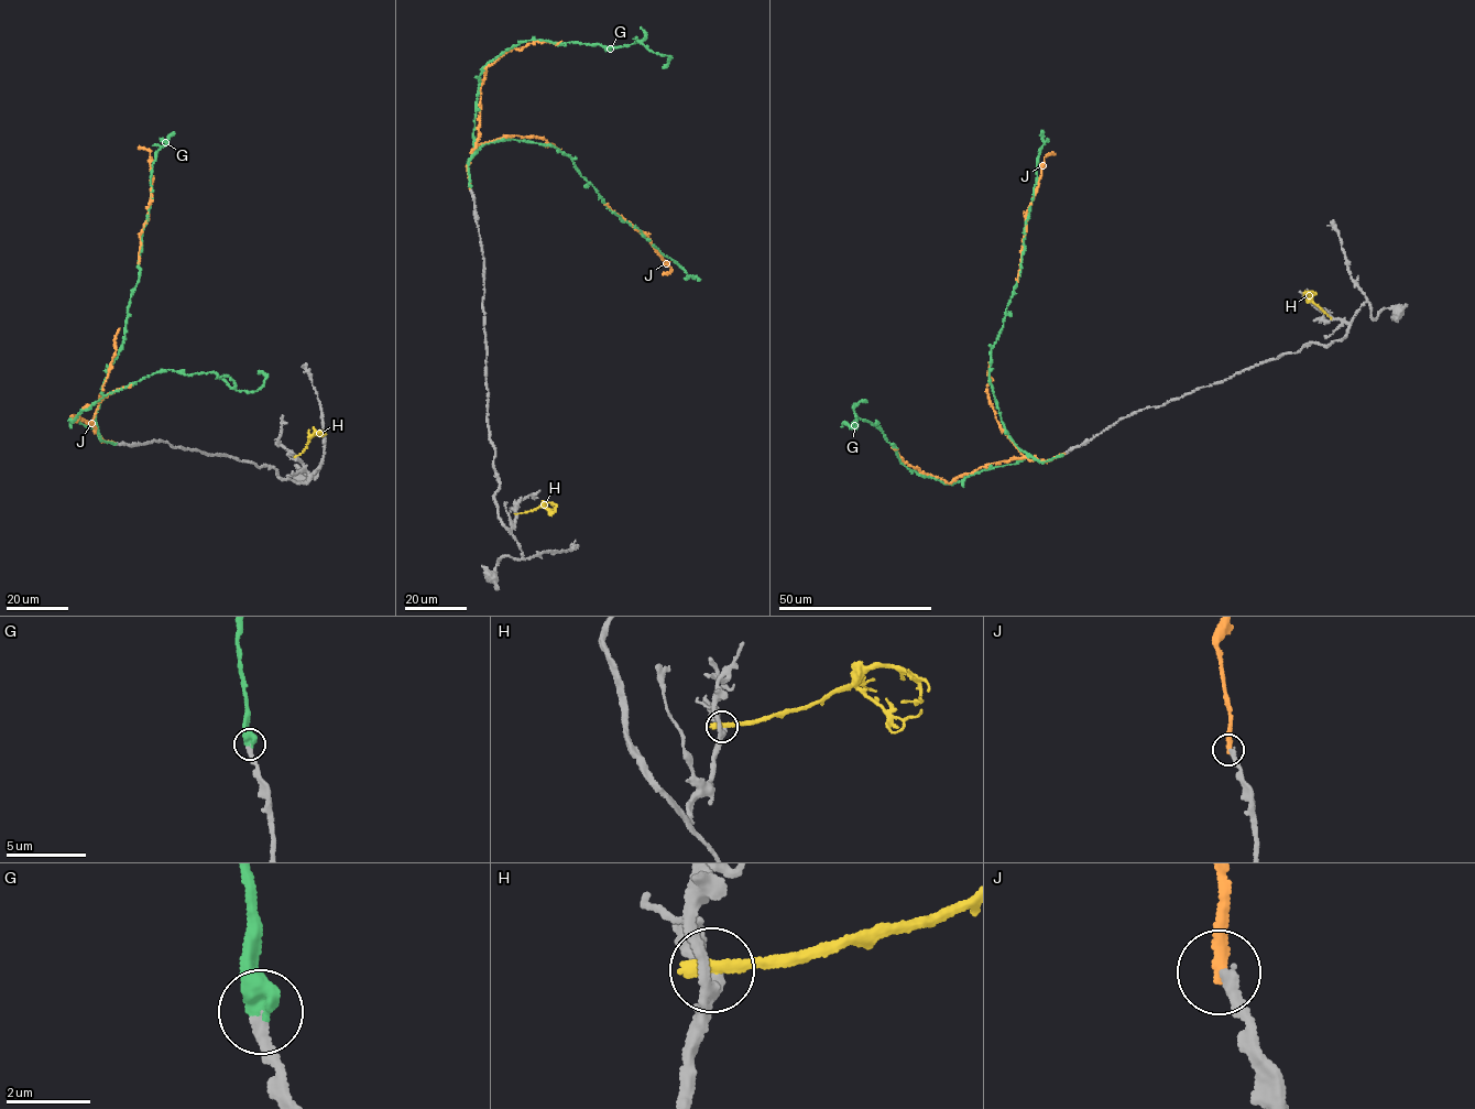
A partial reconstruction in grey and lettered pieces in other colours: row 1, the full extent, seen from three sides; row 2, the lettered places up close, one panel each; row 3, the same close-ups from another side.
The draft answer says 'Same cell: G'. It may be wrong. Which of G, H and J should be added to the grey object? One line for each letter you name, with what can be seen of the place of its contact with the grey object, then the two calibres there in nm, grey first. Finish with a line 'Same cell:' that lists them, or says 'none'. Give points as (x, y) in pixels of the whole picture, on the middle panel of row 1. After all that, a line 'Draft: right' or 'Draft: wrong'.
G: contact (470, 186); calibres 280 and 550 nm
Same cell: G
Draft: right

